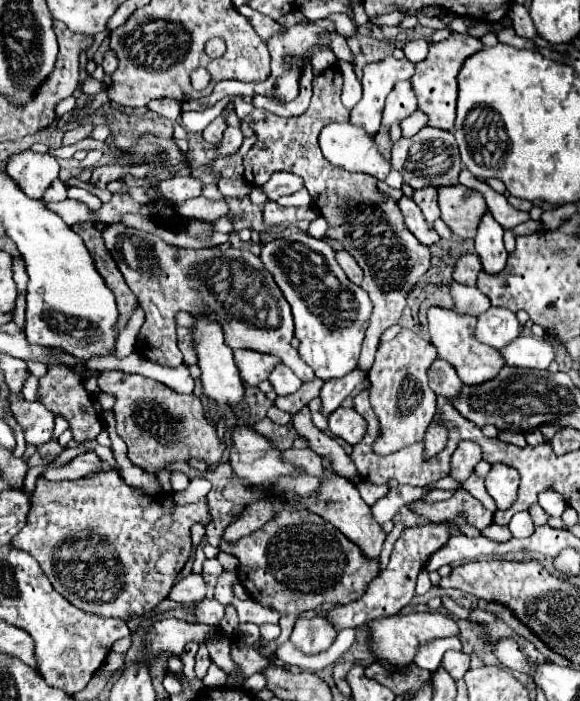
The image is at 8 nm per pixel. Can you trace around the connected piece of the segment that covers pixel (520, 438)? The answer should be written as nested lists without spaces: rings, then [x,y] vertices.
[[[502,431],[502,433],[498,433],[498,439],[500,439],[500,441],[514,443],[514,445],[518,445],[518,447],[526,445],[526,439],[524,439],[524,435],[522,435],[522,433],[516,433],[516,431]]]

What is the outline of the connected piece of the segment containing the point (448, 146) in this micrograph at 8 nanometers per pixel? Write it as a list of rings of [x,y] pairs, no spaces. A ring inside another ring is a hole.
[[[424,127],[416,137],[402,137],[392,145],[392,167],[402,173],[404,183],[412,189],[422,189],[426,185],[456,185],[462,163],[458,161],[458,145],[454,141],[454,133],[436,127]]]

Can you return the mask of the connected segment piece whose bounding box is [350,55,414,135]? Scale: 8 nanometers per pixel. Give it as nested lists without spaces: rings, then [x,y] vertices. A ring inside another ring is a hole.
[[[392,55],[382,61],[368,63],[362,75],[364,95],[352,109],[350,123],[364,127],[364,131],[370,135],[376,135],[380,129],[382,109],[388,93],[394,89],[398,81],[410,79],[412,73],[414,65],[408,59],[396,59]]]

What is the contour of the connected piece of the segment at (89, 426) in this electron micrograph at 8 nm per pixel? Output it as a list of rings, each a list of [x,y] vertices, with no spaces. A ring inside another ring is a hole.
[[[62,363],[48,365],[48,373],[44,377],[40,377],[38,397],[40,397],[40,403],[46,405],[46,409],[50,409],[54,415],[64,417],[70,423],[70,431],[72,431],[76,443],[92,441],[104,429],[102,417],[94,409],[94,399],[84,387],[84,379],[80,377],[80,373],[76,373],[68,365],[62,365]]]

